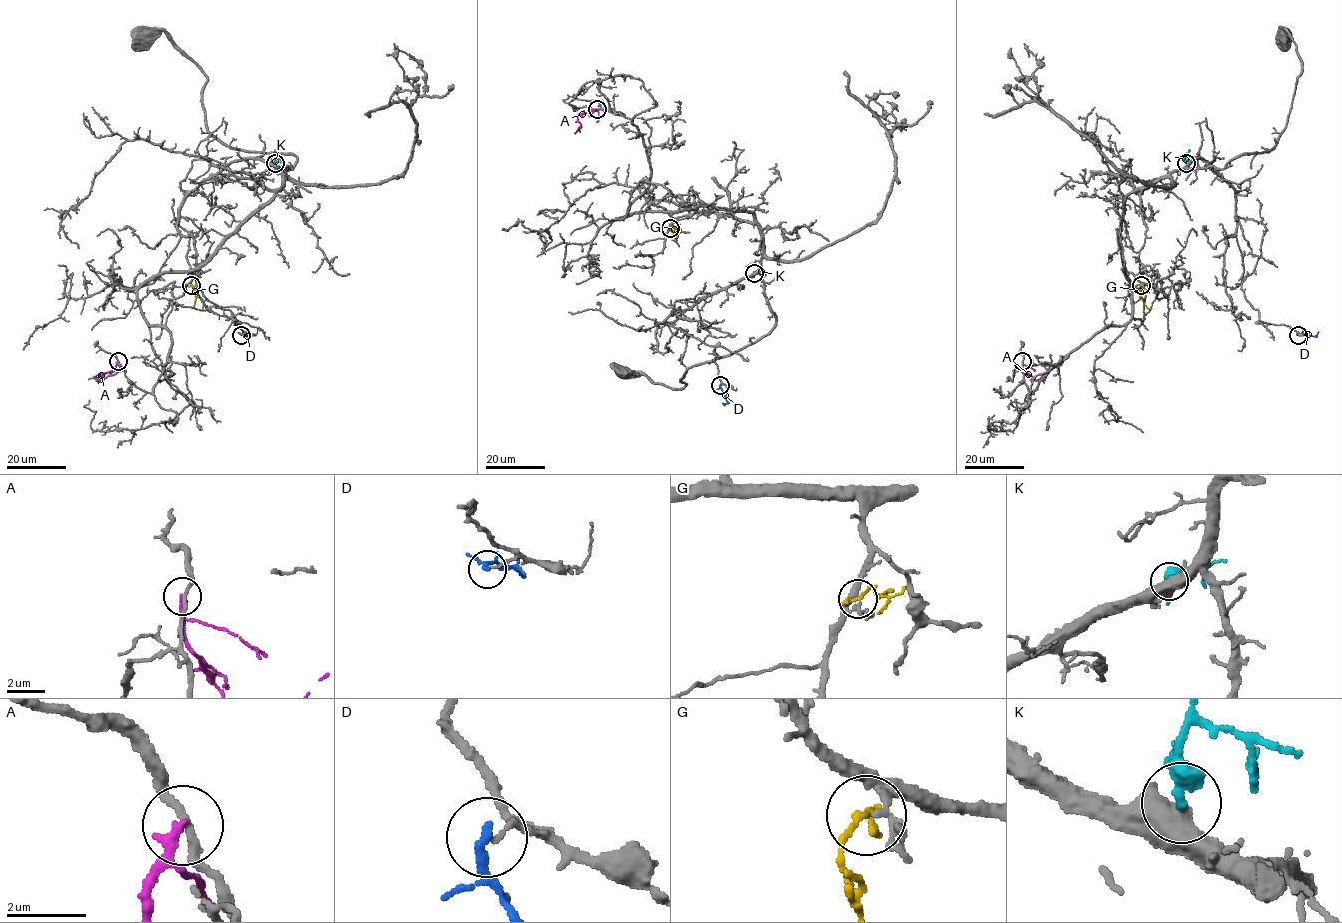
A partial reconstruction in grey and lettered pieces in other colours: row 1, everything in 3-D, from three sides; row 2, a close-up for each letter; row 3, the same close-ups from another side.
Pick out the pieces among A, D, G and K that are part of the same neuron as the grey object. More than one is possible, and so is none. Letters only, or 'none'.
G, K

